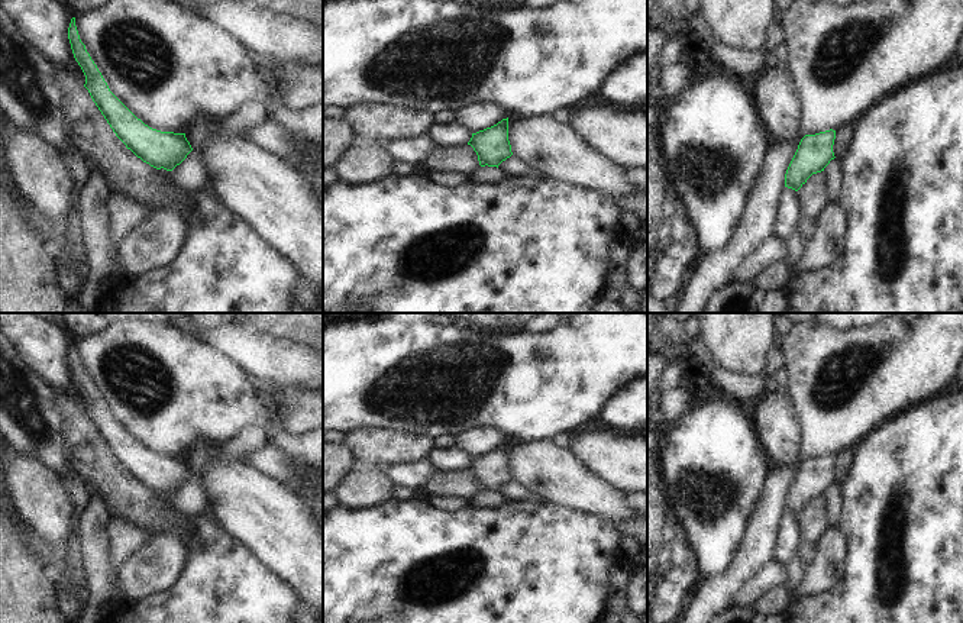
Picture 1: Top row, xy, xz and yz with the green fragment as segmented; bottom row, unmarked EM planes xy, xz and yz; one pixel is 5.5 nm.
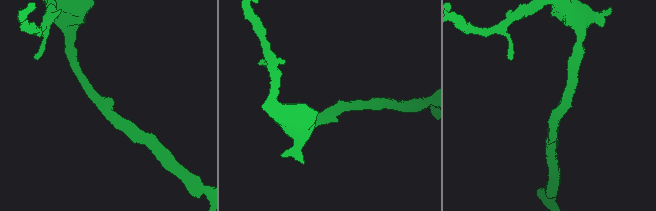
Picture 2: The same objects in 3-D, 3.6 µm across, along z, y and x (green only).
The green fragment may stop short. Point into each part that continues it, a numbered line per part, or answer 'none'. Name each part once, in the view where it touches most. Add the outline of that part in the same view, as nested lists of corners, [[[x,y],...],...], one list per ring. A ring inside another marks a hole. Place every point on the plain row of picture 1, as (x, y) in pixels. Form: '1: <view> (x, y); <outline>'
none

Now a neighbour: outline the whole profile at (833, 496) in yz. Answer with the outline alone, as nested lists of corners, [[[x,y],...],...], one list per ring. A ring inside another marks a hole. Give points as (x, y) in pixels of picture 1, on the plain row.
[[[840,482],[831,484],[830,488],[824,493],[824,497],[827,500],[827,514],[830,517],[830,524],[838,527],[843,506]]]

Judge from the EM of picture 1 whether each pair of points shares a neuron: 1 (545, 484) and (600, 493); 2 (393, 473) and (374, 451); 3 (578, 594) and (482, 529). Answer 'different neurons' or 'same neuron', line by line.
1: same neuron
2: different neurons
3: same neuron

